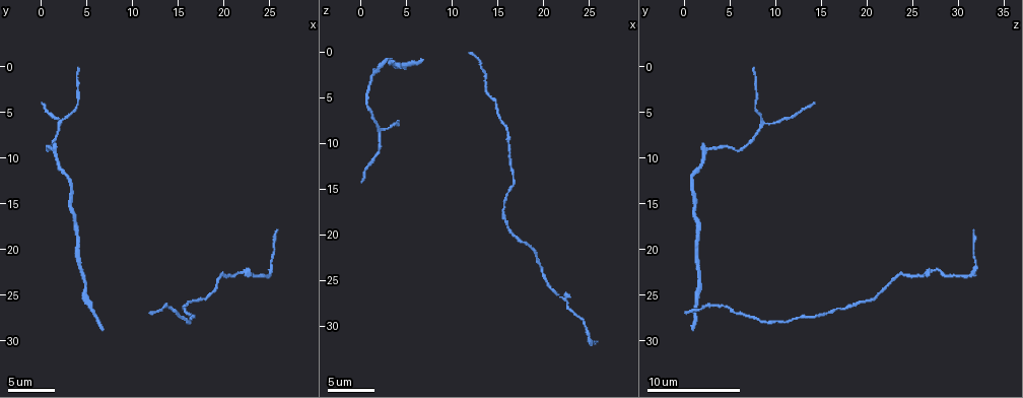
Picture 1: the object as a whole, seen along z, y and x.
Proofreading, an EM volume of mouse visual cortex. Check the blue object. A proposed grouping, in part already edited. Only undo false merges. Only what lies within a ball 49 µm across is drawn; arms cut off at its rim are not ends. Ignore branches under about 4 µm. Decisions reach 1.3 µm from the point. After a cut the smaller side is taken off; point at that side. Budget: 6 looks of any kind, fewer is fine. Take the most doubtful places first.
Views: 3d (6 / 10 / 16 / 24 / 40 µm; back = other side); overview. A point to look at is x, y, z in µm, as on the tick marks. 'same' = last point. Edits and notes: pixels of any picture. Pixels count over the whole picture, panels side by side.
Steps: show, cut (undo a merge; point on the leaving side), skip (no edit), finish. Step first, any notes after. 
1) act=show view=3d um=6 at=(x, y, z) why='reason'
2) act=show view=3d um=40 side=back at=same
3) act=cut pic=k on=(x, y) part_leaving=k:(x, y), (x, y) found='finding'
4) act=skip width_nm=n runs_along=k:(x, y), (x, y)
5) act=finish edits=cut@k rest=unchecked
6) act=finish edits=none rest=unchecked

act=show view=3d um=16 at=(2.2, 6.4, 9.0) why='three arms meet'

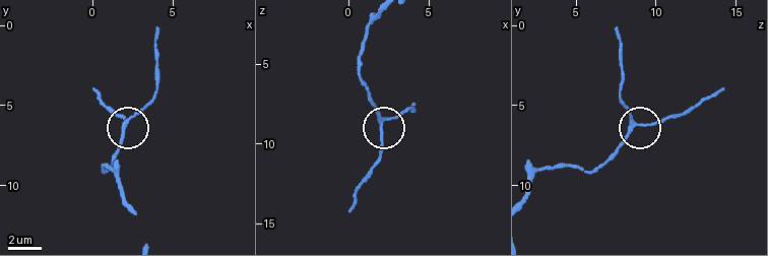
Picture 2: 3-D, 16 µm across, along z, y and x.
act=skip width_nm=180 runs_along=2:(528, 183), (557, 167), (594, 169), (635, 127), (675, 117) found='one cell here'

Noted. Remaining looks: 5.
act=show view=3d um=10 at=(22.6, 22.2, 27.4) why='narrows sharply'

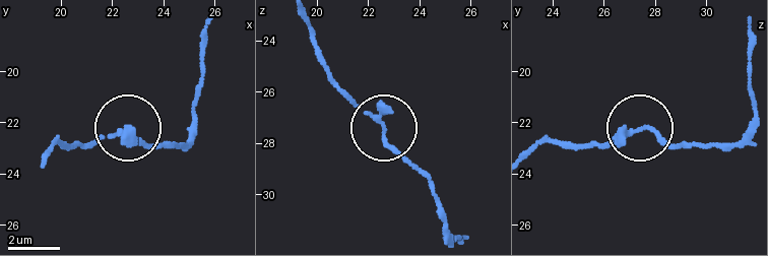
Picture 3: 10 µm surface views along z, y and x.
act=skip arms=3 found='one cell here'

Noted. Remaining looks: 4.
act=show view=3d um=16 at=(16.0, 26.0, 19.0) why='calibre changes'

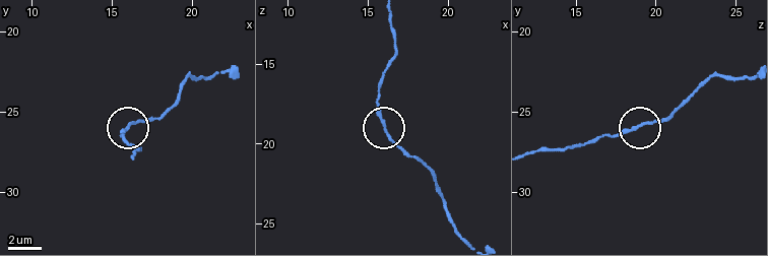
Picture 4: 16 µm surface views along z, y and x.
act=skip runs_along=4:(528, 153), (577, 147), (605, 135), (665, 121) found='all the same cell'

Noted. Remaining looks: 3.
act=finish edits=none rest=unchecked

